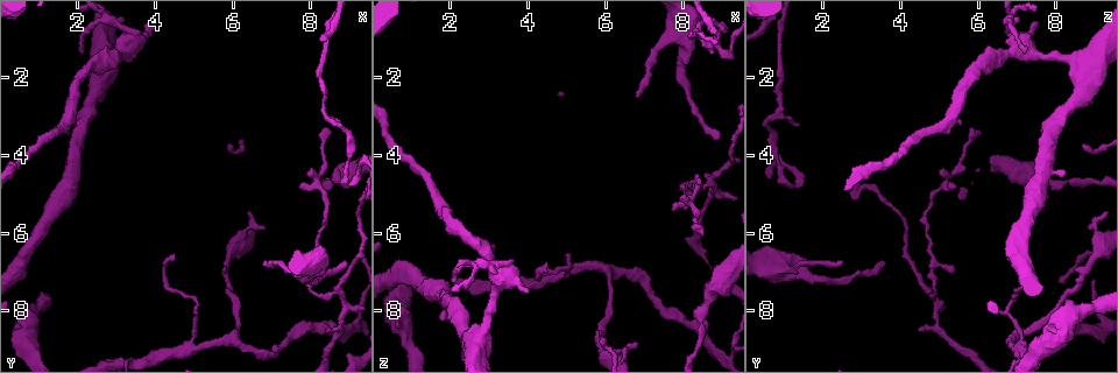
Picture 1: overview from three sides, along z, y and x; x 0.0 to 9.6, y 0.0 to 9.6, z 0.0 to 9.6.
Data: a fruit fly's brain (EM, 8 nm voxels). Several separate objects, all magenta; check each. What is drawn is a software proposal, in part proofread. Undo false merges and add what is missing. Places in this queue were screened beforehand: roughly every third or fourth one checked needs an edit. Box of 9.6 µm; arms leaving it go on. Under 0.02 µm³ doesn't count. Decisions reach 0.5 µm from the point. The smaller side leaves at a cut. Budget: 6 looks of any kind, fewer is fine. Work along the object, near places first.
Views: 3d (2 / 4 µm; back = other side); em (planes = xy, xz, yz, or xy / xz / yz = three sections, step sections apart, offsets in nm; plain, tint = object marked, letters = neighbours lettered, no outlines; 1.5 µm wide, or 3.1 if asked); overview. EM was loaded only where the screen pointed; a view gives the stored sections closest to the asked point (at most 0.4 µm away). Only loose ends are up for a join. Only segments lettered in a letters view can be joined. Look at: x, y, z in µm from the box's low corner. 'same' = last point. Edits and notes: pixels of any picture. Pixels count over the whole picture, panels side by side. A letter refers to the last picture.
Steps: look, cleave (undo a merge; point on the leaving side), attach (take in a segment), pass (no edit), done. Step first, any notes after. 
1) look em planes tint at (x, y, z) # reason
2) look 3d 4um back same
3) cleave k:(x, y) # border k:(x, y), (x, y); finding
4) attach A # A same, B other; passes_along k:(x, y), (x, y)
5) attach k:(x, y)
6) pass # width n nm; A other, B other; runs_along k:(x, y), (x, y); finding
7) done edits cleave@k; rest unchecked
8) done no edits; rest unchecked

look em planes letters at (8.75, 3.20, 1.35) # tapers out

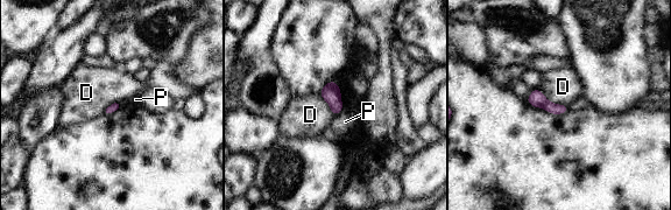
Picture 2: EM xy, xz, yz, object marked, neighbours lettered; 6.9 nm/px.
pass # D other, P other; border 2:(537, 89), (549, 100), (567, 106); none of them fits

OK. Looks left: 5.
look 3d 4um at (8.55, 3.35, 6.10) # tapers out

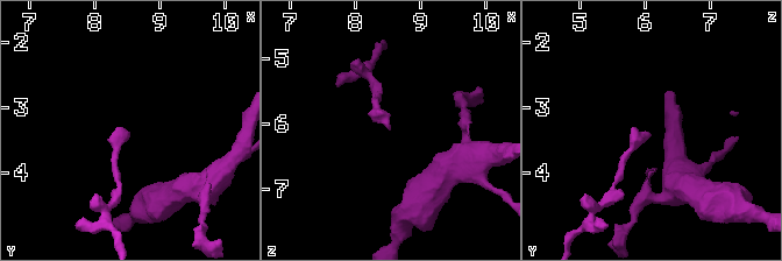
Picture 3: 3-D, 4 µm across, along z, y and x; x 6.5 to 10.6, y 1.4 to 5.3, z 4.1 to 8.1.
look em planes letters at (8.55, 3.40, 6.05)

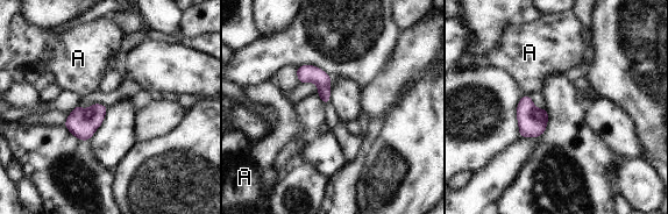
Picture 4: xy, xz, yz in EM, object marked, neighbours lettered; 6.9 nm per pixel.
pass # A other; border 4:(525, 94), (530, 95); none of them fits

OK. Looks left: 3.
look 3d 4um at (8.80, 7.45, 4.80) # side arm on a straight run

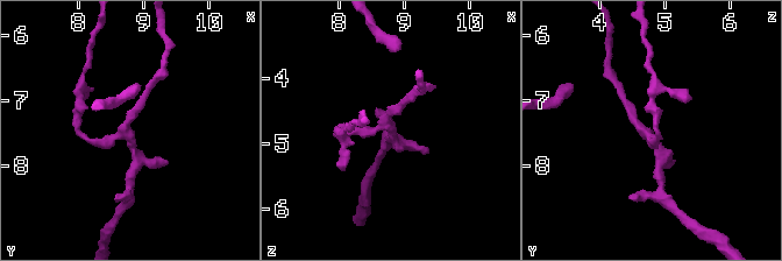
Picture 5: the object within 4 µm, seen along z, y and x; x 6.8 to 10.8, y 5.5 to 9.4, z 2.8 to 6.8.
look em planes tint at (8.80, 7.55, 4.70)

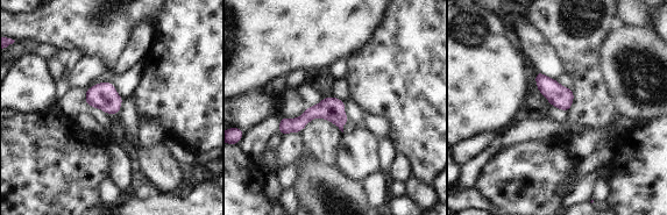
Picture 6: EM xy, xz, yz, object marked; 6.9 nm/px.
look em planes letters same

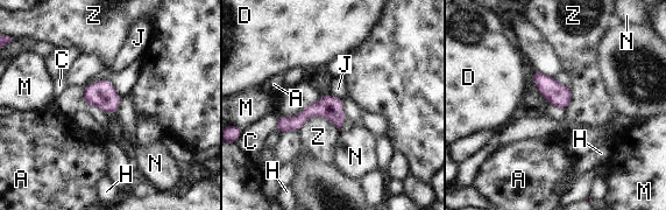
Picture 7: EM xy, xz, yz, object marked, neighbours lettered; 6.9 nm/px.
pass # width 160 nm; A other, C other, D other, H other, J other, M other, N other, Z other; border 7:(330, 93), (341, 99); one cell here

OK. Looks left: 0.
done no edits; rest unchecked

